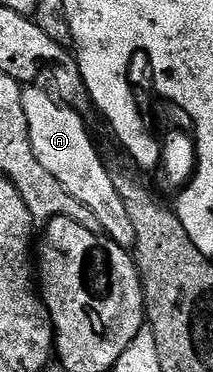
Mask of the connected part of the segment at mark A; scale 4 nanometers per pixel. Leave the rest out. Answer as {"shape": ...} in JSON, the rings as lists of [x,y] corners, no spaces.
{"shape":[[[29,87],[21,94],[23,99],[23,115],[27,117],[31,147],[35,151],[35,159],[43,163],[55,179],[83,207],[87,207],[99,219],[101,233],[119,243],[124,249],[132,250],[135,243],[135,227],[127,216],[127,207],[123,207],[123,199],[119,199],[119,191],[113,182],[114,174],[109,173],[103,158],[97,154],[93,141],[89,138],[89,129],[80,112],[61,104],[48,89]]]}

